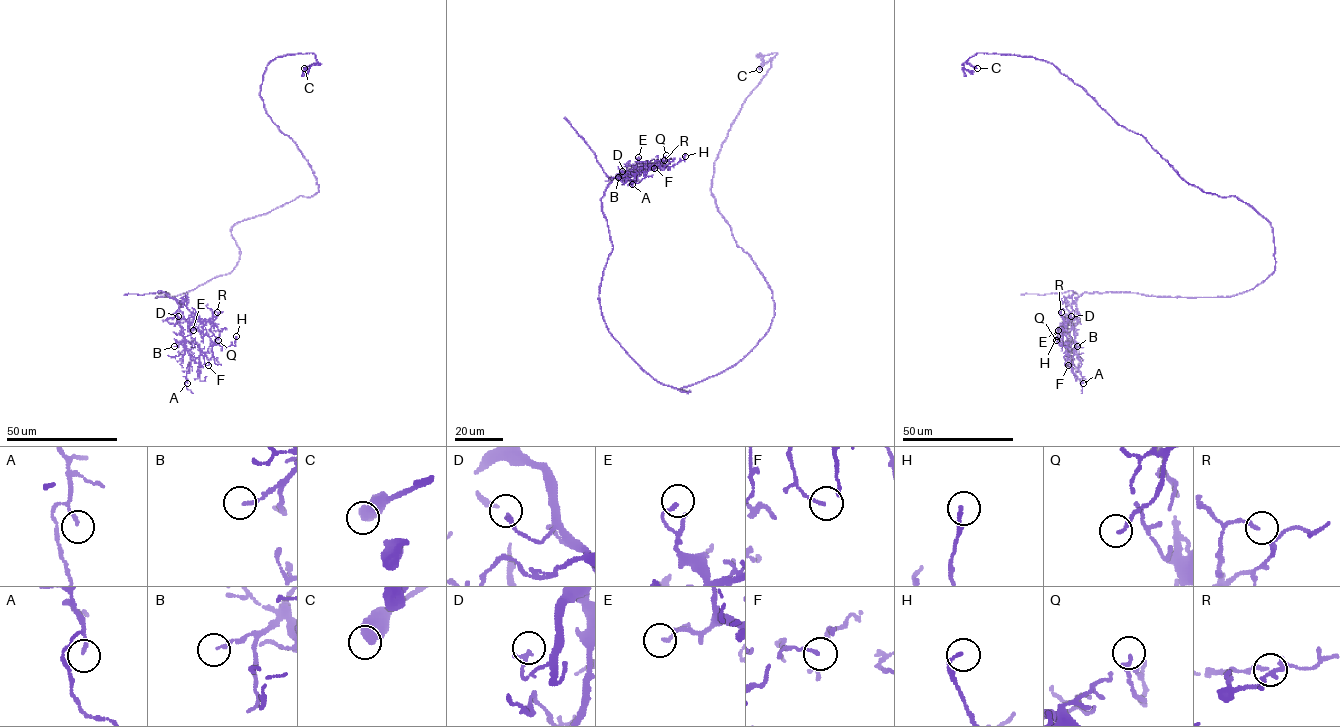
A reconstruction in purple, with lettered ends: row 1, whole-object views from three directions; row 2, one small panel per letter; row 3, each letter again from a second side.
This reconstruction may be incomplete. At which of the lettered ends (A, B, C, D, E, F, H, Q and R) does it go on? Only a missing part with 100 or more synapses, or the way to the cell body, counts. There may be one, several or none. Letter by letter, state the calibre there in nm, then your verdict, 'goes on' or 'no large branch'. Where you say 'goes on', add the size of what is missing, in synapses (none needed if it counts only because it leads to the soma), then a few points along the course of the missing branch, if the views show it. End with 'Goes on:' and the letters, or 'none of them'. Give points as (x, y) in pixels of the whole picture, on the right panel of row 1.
A: 100 nm thick; no large branch
B: 110 nm thick; no large branch
C: 600 nm thick; no large branch
D: 200 nm thick; no large branch
E: 140 nm thick; no large branch
F: 90 nm thick; no large branch
H: 160 nm thick; no large branch
Q: 170 nm thick; no large branch
R: 150 nm thick; no large branch
Goes on: none of them

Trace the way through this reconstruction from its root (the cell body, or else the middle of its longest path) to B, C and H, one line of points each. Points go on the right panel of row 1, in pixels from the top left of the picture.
B: (1260, 215), (1272, 228), (1275, 259), (1275, 270), (1262, 282), (1226, 297), (1083, 292), (1076, 300), (1077, 346)
C: (1260, 215), (1235, 196), (1188, 183), (1145, 138), (1120, 125), (1052, 63), (977, 53), (966, 62), (977, 68)
H: (1260, 215), (1272, 228), (1275, 270), (1254, 287), (1212, 297), (1083, 292), (1063, 335), (1067, 345), (1057, 336)

